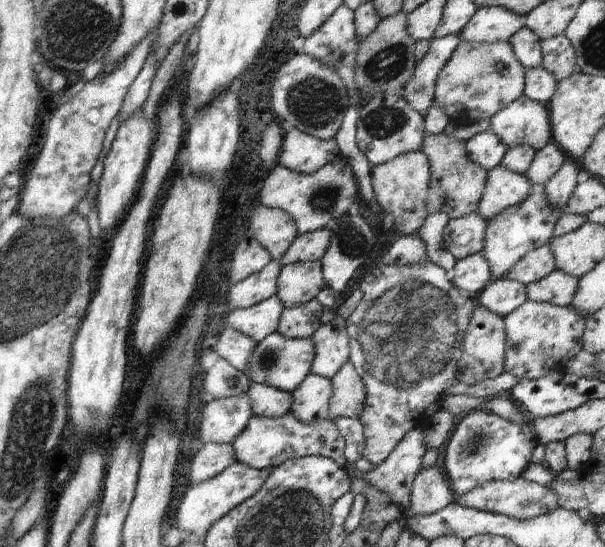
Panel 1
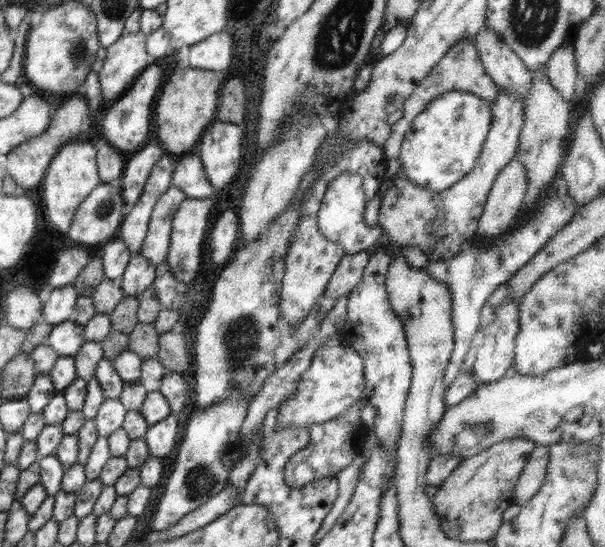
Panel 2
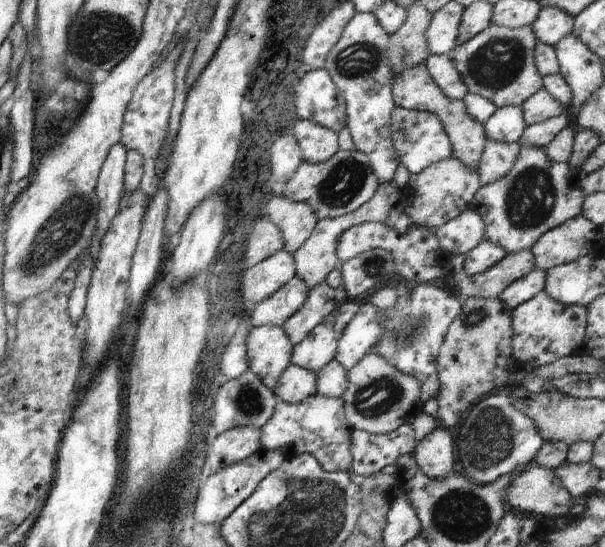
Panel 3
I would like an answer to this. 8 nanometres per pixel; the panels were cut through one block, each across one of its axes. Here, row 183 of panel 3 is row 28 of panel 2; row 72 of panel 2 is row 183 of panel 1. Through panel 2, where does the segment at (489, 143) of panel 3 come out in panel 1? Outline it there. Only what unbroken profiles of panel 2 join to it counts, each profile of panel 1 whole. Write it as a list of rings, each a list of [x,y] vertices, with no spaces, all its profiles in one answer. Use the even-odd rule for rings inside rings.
[[[498,165],[487,171],[487,178],[484,195],[478,206],[478,213],[486,221],[528,198],[531,183],[525,174]]]

